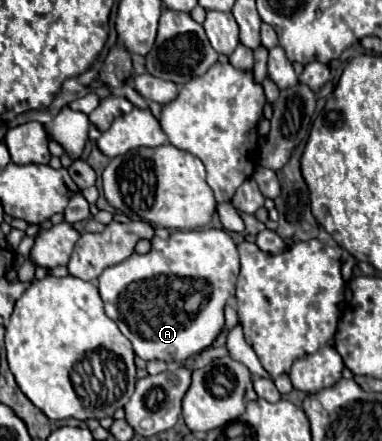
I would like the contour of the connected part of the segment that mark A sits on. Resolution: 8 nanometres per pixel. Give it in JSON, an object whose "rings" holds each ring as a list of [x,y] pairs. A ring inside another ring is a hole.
{"rings":[[[197,229],[197,231],[171,231],[167,241],[153,237],[153,251],[147,255],[133,253],[125,261],[105,269],[99,279],[99,295],[105,303],[105,313],[111,317],[119,331],[131,341],[133,351],[145,359],[159,361],[185,361],[187,357],[209,347],[219,331],[225,327],[223,309],[229,297],[235,295],[239,273],[239,253],[231,235],[223,229]]]}

